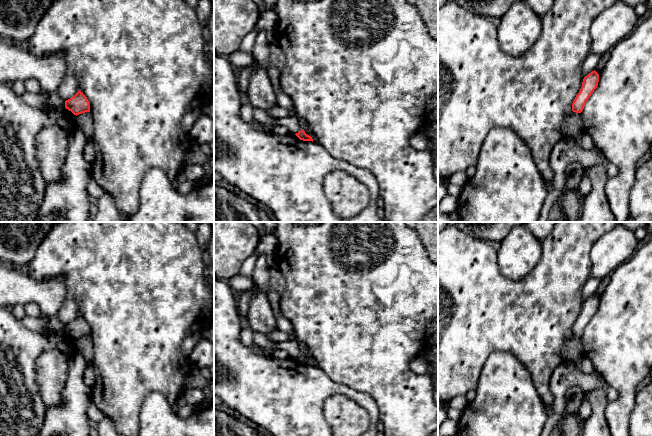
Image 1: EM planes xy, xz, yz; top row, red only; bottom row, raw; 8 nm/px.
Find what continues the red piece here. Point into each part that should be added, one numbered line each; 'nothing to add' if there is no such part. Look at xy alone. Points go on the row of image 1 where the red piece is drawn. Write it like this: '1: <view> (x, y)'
nothing to add

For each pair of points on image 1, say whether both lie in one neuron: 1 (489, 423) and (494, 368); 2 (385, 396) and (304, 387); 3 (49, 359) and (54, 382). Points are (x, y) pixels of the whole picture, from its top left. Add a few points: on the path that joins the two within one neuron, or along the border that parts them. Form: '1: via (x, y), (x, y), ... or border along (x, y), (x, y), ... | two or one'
1: via (494, 409), (494, 382) | one
2: border along (347, 386), (368, 393), (375, 401), (379, 415) | two
3: via (51, 365), (51, 376) | one

